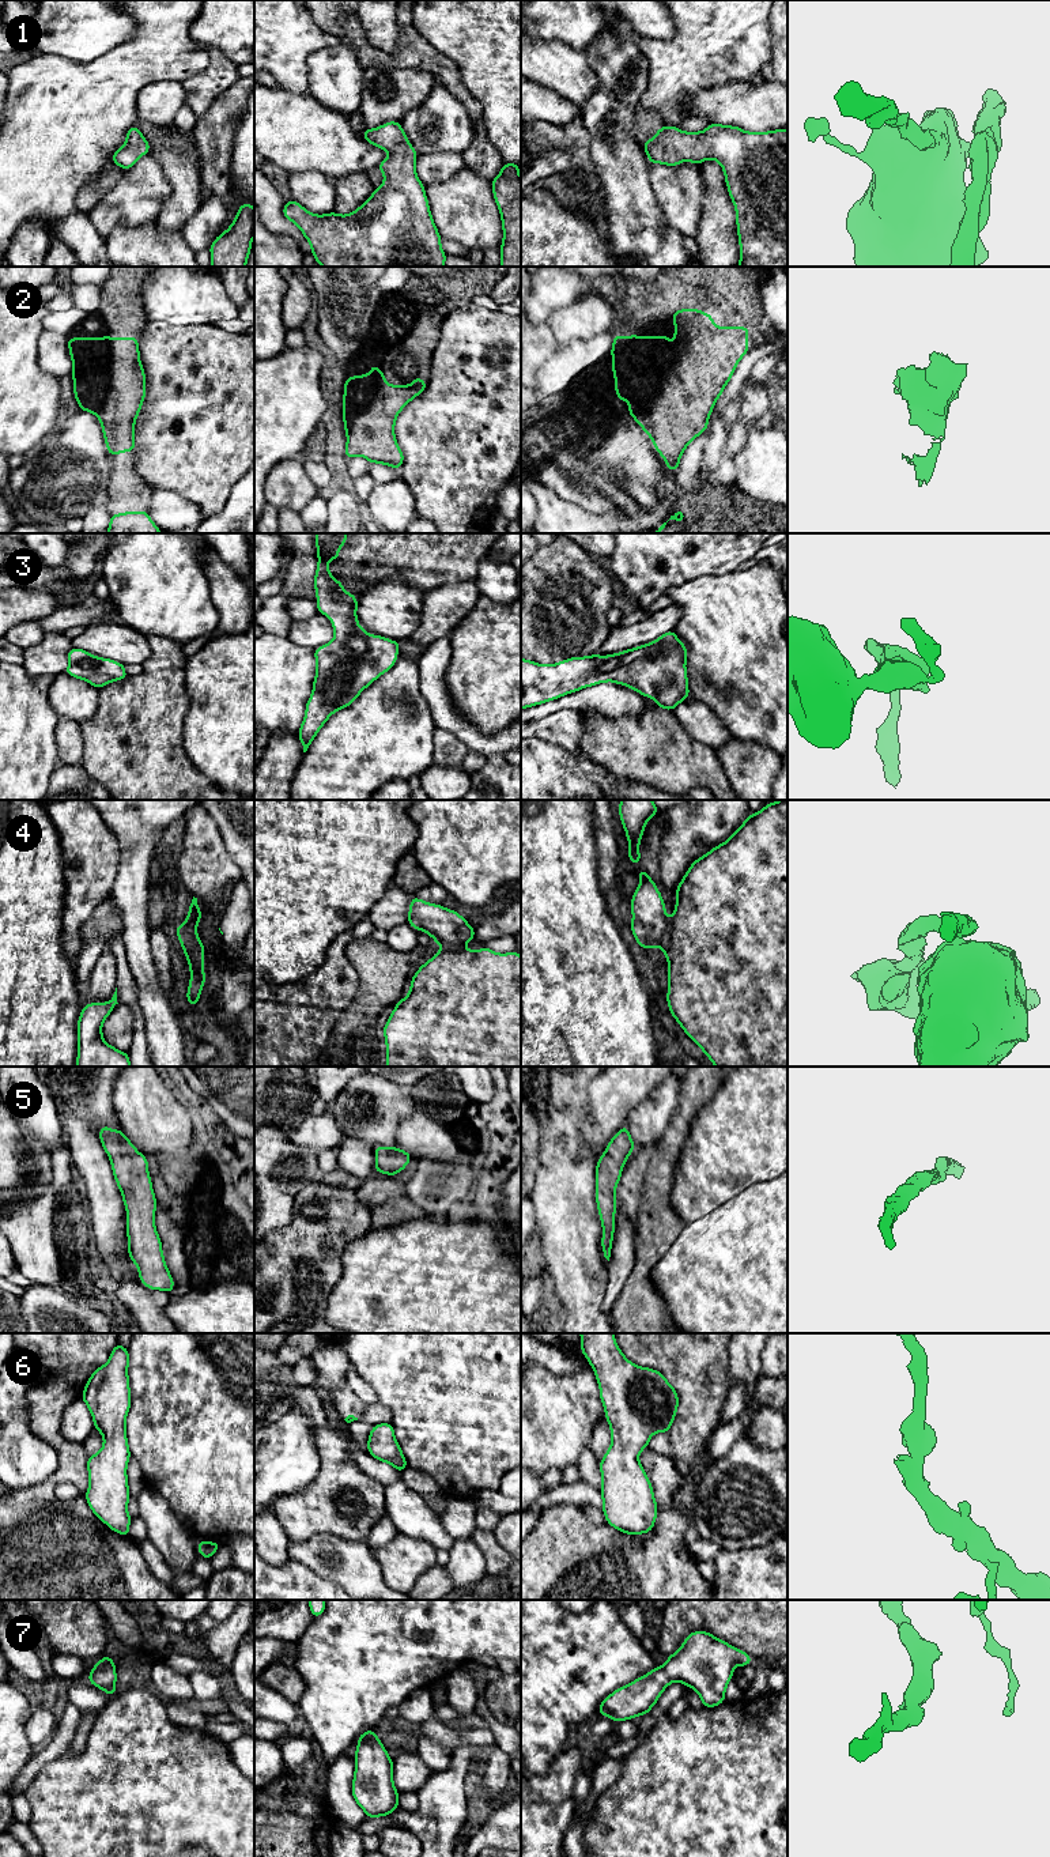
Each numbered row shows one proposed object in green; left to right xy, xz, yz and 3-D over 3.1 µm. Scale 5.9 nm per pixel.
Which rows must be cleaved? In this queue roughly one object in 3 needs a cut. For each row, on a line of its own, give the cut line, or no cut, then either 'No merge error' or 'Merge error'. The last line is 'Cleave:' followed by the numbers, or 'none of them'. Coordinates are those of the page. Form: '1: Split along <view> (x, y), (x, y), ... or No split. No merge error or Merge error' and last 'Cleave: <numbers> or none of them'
1: No split. No merge error
2: Split along xy (109, 338), (110, 388), (102, 410), (97, 415). Merge error
3: No split. No merge error
4: Split along yz (669, 921), (667, 940), (661, 947). Merge error
5: No split. No merge error
6: No split. No merge error
7: No split. No merge error
Cleave: 2, 4

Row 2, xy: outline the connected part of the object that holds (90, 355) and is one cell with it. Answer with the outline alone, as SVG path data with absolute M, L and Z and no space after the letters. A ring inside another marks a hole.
M109 336L67 337L72 358L73 393L82 411L98 416L110 389Z

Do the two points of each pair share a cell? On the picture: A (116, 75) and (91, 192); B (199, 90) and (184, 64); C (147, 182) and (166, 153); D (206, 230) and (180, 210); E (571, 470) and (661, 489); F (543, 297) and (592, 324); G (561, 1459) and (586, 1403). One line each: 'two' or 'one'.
A: two
B: two
C: two
D: two
E: two
F: two
G: one

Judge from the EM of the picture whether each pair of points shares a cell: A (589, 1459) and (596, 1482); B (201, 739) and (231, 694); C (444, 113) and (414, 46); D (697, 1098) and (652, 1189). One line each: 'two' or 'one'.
A: one
B: one
C: two
D: one

